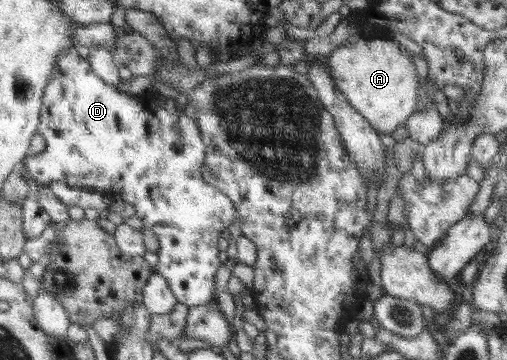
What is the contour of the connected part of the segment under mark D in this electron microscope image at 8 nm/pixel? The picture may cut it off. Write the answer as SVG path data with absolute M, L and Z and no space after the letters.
M74 46L69 47L69 49L59 53L59 59L57 59L57 64L55 64L55 71L53 71L53 77L51 77L51 84L47 85L47 91L45 91L45 97L43 97L43 120L39 133L44 136L48 146L45 151L37 154L31 153L31 156L26 159L27 171L37 184L51 185L54 182L66 182L74 187L101 191L112 199L119 198L135 206L136 214L134 216L141 219L143 225L157 236L161 245L161 248L156 253L159 260L156 264L155 272L168 280L171 292L177 297L178 302L186 304L188 307L199 307L205 306L209 302L215 302L219 298L219 286L215 286L215 278L217 279L217 270L223 266L223 260L219 260L219 256L223 256L223 250L219 250L218 243L223 236L227 236L227 232L231 232L231 228L235 228L235 225L240 223L240 217L230 197L218 188L215 188L214 185L207 184L207 181L203 180L203 164L206 163L207 158L206 141L203 141L203 134L199 132L197 120L191 119L191 116L187 116L184 110L175 106L175 97L173 100L169 100L169 97L163 98L163 106L161 108L155 108L155 110L147 108L147 104L143 104L143 100L140 100L138 95L122 93L118 88L111 87L106 81L99 78L99 75L93 74L93 70L89 66L89 60L81 58Z

